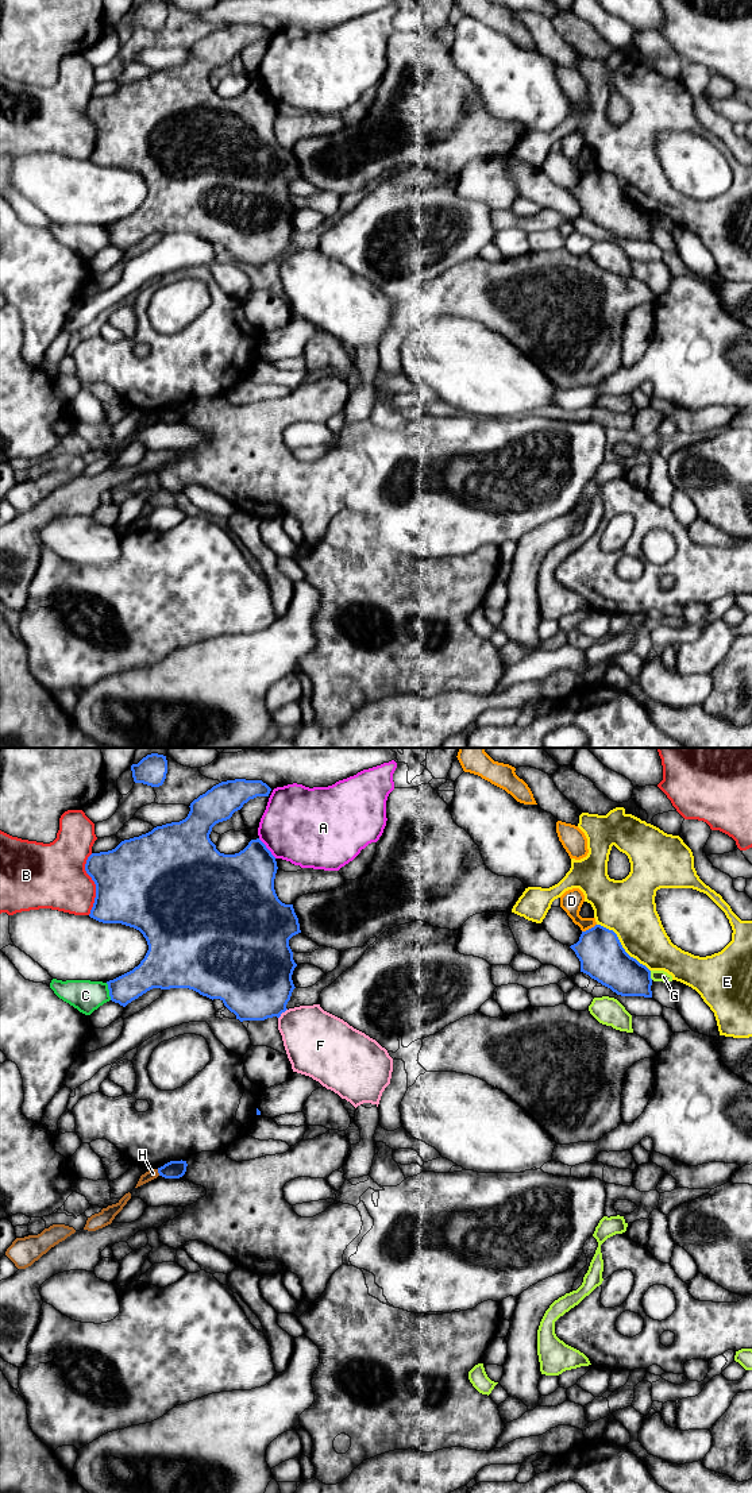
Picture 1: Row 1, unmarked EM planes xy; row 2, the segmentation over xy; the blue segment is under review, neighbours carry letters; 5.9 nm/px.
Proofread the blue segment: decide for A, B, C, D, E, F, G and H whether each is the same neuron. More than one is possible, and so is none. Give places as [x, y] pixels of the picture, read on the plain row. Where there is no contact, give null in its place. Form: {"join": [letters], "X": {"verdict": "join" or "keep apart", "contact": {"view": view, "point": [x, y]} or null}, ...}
{"join": [], "A": {"verdict": "keep apart", "contact": {"view": "xy", "point": [266, 92]}}, "B": {"verdict": "keep apart", "contact": {"view": "xy", "point": [95, 127]}}, "C": {"verdict": "keep apart", "contact": {"view": "xy", "point": [110, 235]}}, "D": {"verdict": "keep apart", "contact": {"view": "xy", "point": [589, 173]}}, "E": {"verdict": "keep apart", "contact": {"view": "xy", "point": [621, 189]}}, "F": {"verdict": "keep apart", "contact": {"view": "xy", "point": [281, 257]}}, "G": {"verdict": "keep apart", "contact": {"view": "xy", "point": [650, 219]}}, "H": {"verdict": "keep apart", "contact": {"view": "xy", "point": [158, 416]}}}

